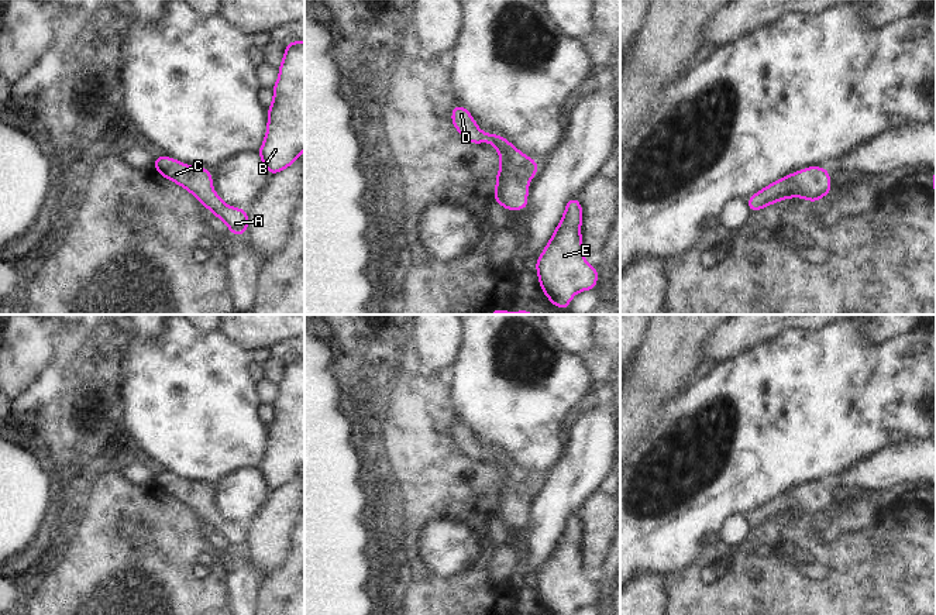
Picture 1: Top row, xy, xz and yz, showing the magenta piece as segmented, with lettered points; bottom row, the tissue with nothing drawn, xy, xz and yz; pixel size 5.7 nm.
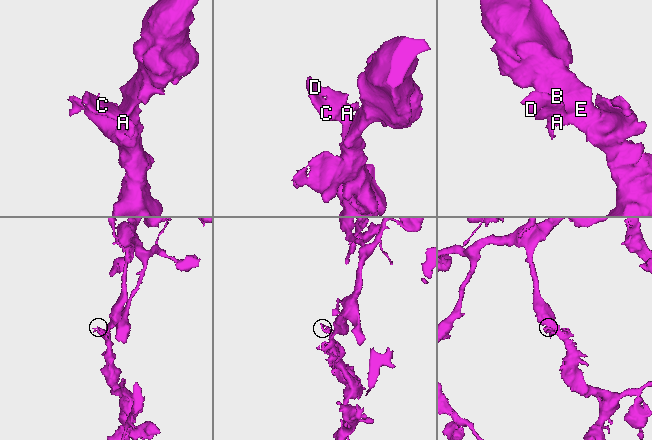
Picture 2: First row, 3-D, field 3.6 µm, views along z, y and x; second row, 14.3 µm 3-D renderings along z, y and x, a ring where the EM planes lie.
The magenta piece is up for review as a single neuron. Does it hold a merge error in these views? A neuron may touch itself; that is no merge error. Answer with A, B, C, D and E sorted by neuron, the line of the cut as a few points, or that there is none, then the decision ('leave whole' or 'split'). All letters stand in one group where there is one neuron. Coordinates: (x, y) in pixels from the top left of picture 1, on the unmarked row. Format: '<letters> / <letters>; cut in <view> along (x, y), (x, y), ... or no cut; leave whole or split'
A B C D E; no cut; leave whole

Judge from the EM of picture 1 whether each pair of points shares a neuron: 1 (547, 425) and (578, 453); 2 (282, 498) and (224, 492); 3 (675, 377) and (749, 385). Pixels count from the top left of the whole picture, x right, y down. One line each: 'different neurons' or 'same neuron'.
1: different neurons
2: different neurons
3: different neurons

